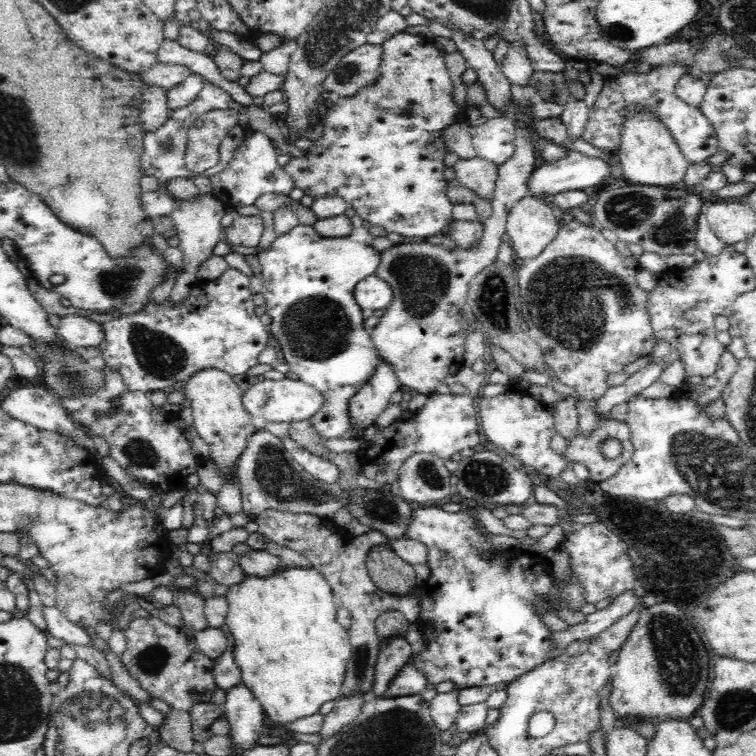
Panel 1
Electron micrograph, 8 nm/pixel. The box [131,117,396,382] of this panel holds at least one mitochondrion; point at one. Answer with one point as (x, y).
(317, 328)

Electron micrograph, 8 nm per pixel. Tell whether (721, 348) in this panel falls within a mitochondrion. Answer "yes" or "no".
no

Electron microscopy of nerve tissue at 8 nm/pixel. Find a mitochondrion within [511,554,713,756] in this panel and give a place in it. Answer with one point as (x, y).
(680, 661)

